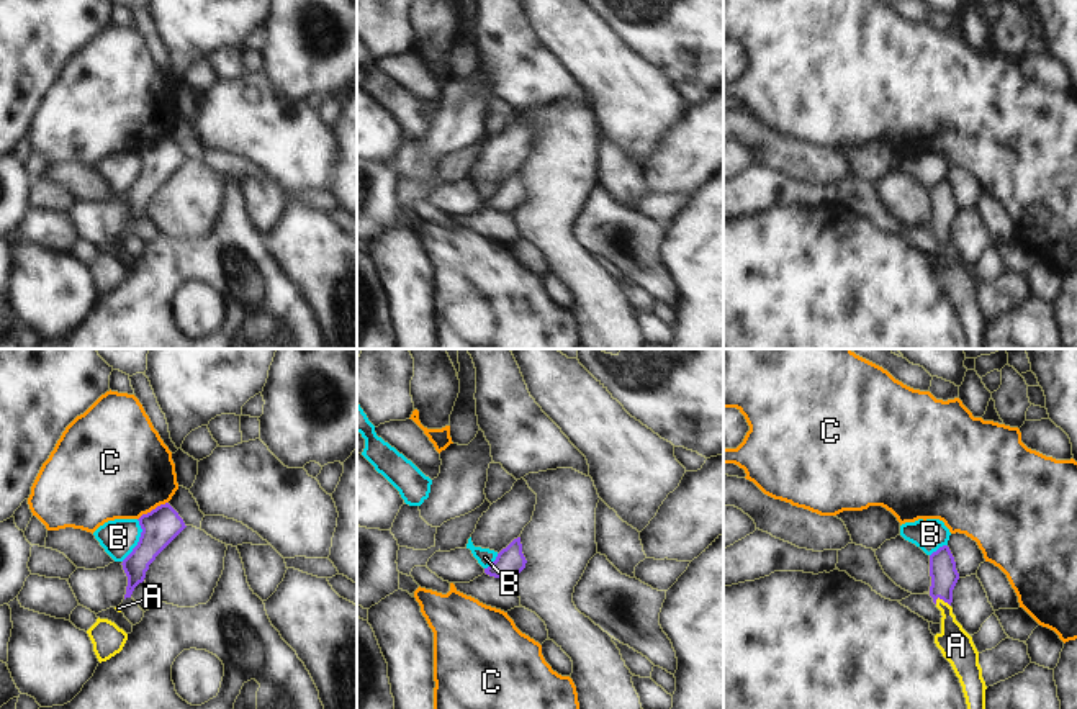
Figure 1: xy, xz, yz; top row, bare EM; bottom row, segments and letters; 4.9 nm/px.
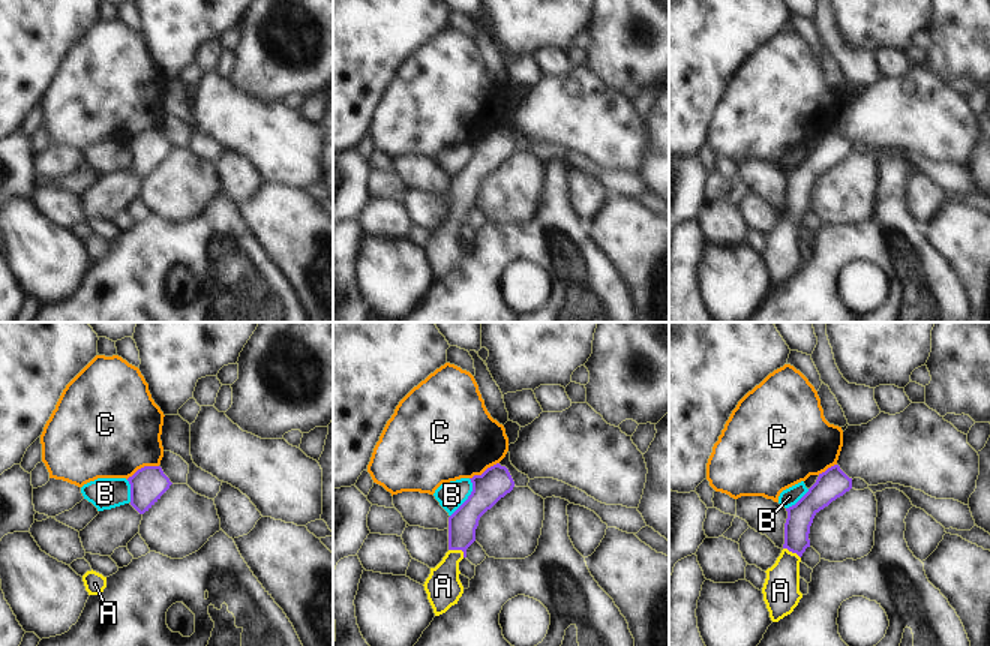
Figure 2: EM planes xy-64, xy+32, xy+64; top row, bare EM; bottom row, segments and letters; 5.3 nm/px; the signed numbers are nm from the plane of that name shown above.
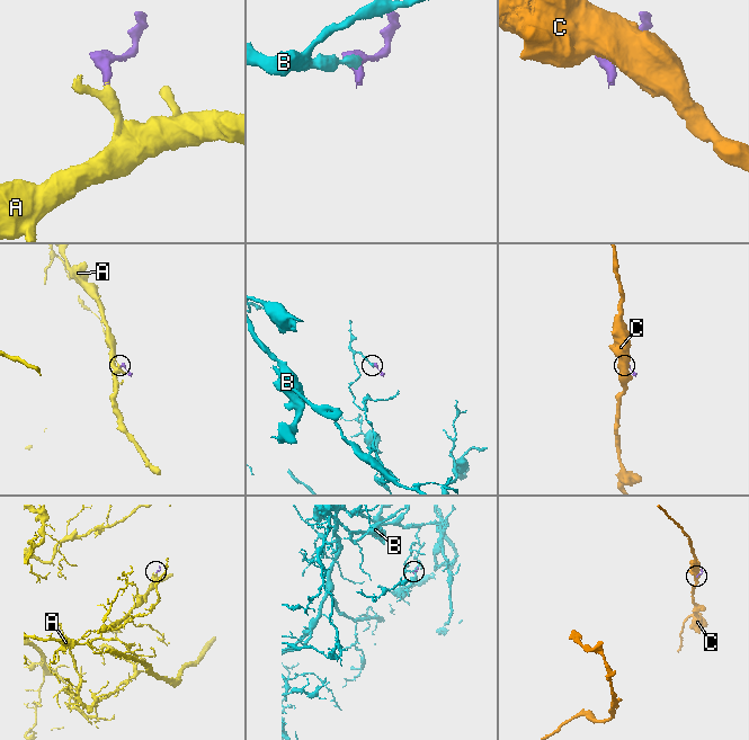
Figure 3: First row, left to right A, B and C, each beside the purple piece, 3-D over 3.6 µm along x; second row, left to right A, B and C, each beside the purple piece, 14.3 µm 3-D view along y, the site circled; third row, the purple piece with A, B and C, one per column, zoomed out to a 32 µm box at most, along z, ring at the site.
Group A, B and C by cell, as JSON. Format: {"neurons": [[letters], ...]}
{"neurons": [["A"], ["B"], ["C"]]}

